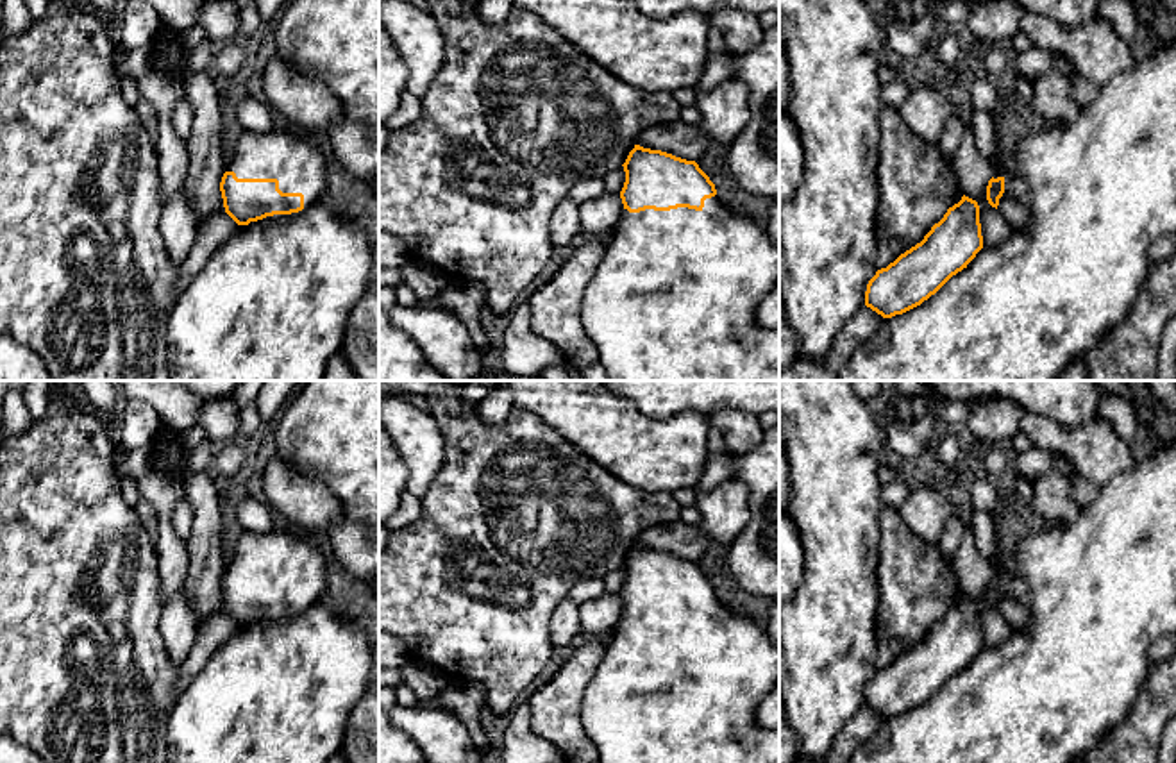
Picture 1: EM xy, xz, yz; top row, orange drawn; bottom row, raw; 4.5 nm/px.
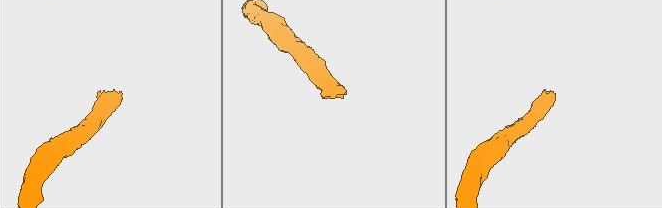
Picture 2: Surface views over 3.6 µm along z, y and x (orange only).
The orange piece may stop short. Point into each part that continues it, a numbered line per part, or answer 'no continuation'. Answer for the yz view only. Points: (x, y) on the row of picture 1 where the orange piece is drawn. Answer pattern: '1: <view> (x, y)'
1: yz (1101, 190)

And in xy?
1: xy (281, 295)

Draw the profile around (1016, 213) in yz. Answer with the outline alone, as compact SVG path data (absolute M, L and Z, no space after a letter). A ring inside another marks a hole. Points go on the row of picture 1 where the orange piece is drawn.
M1006 191L999 198L997 209L1006 218L1012 231L1022 231L1029 223L1028 207Z

